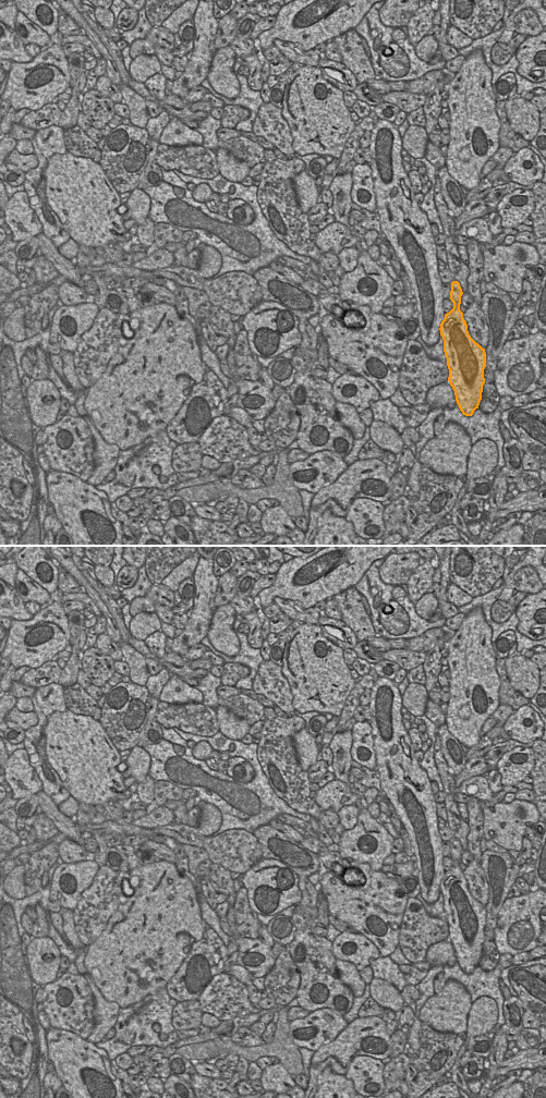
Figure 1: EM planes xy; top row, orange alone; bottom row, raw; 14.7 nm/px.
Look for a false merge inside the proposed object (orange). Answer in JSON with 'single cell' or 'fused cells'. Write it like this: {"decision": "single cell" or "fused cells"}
{"decision": "single cell"}

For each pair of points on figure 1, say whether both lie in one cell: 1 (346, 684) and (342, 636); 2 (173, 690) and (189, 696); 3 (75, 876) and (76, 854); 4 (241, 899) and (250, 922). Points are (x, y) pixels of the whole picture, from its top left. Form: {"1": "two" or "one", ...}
{"1": "two", "2": "one", "3": "two", "4": "one"}

